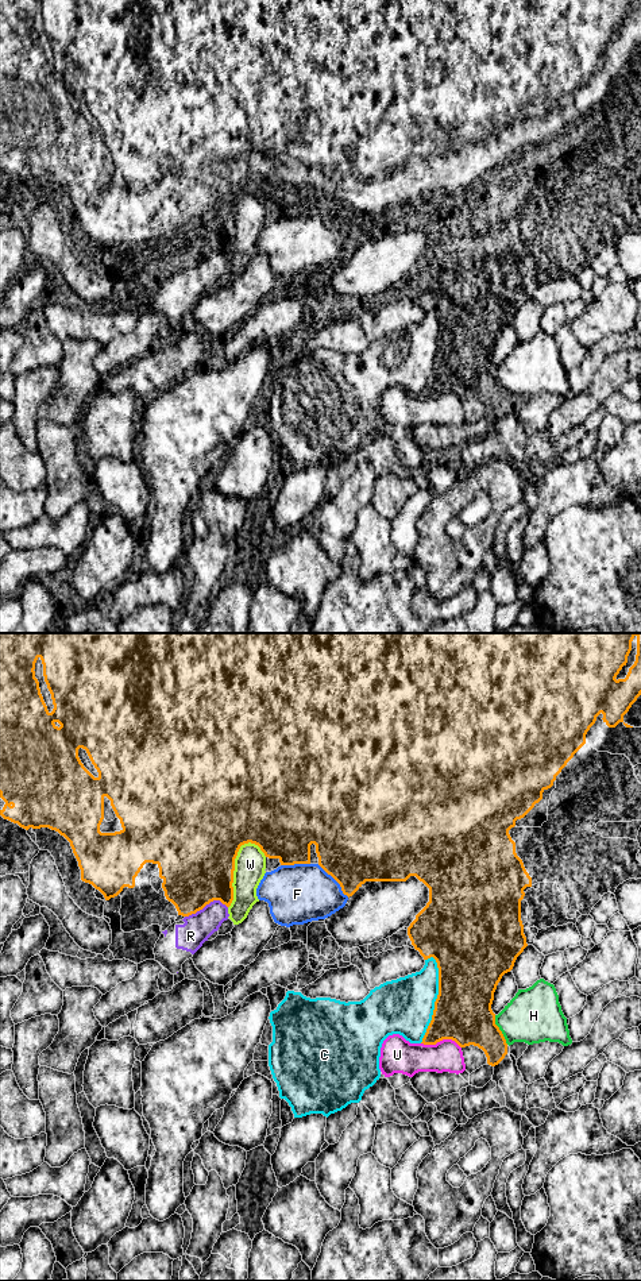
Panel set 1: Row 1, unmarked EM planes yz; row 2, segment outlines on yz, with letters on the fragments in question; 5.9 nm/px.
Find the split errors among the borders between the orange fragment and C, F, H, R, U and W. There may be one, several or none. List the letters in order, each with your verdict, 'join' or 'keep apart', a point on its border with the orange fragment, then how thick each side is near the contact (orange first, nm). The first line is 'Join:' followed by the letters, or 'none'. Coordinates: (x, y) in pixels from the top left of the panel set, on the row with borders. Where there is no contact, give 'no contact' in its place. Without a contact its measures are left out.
Join: none
C: keep apart; meets orange in yz at (436, 999); 360 nm thick on the orange side, 340 nm on the other
F: keep apart; meets orange in yz at (335, 879); 480 nm thick on the orange side, 360 nm on the other
H: keep apart; meets orange in yz at (499, 1030); 340 nm thick on the orange side, 320 nm on the other
R: keep apart; meets orange in yz at (205, 905); 440 nm thick on the orange side, 170 nm on the other
U: keep apart; meets orange in yz at (441, 1040); 340 nm thick on the orange side, 190 nm on the other
W: keep apart; meets orange in yz at (234, 869); 480 nm thick on the orange side, 190 nm on the other

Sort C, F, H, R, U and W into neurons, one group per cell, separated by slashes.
C / F / H / R / U / W

